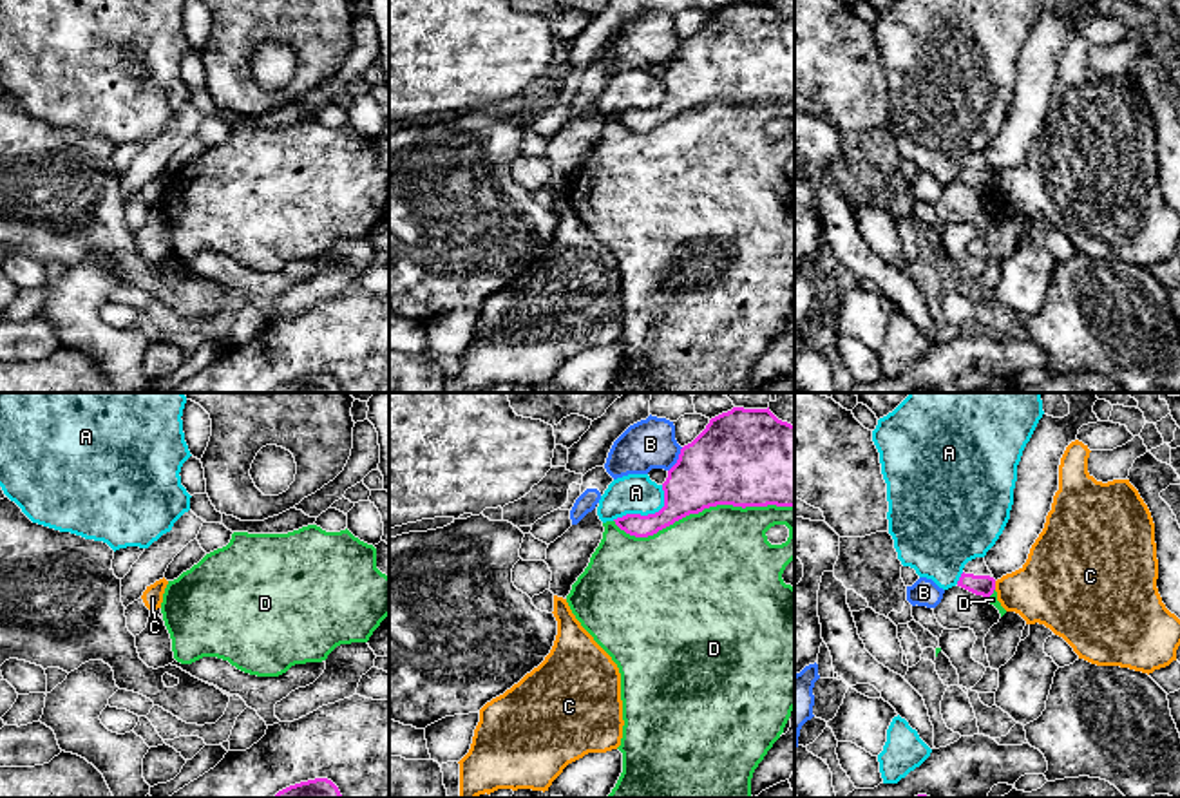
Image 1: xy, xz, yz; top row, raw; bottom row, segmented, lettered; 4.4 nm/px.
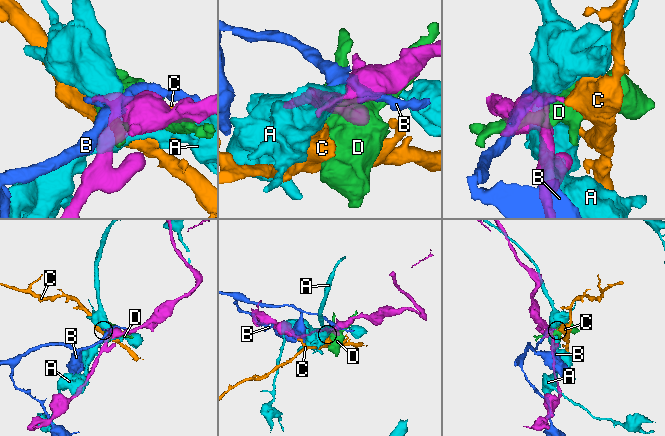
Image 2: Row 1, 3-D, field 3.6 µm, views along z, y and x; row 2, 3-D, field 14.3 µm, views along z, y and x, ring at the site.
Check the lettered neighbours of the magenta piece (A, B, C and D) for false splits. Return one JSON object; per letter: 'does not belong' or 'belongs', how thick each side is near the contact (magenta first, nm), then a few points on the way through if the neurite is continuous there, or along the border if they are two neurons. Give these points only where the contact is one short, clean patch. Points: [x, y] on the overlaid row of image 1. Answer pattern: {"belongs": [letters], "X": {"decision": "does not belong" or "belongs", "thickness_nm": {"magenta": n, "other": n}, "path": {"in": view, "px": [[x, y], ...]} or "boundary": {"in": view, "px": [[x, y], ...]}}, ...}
{"belongs": [], "A": {"decision": "does not belong", "thickness_nm": {"magenta": 240, "other": 180}}, "B": {"decision": "does not belong", "thickness_nm": {"magenta": 380, "other": 220}}, "C": {"decision": "does not belong", "thickness_nm": {"magenta": 100, "other": 320}, "boundary": {"in": "yz", "px": [[994, 581], [996, 588]]}}, "D": {"decision": "does not belong", "thickness_nm": {"magenta": 380, "other": 480}}}

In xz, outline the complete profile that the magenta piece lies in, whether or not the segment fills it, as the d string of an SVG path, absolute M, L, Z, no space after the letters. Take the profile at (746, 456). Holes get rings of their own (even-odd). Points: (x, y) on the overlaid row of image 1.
M733 407L709 420L706 429L680 449L662 483L664 507L648 516L626 514L614 519L630 536L648 537L675 521L717 505L795 507L795 425L767 409Z

